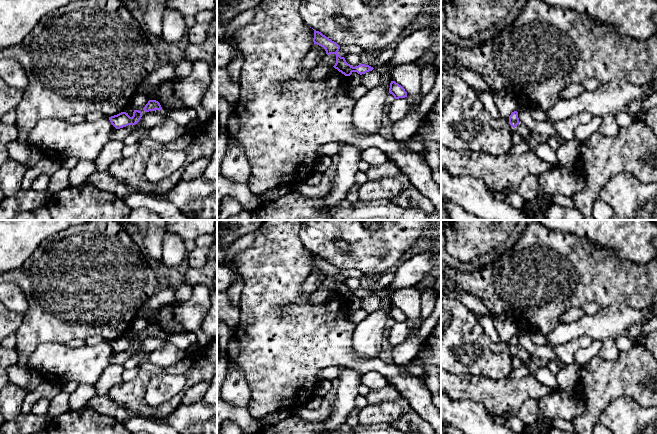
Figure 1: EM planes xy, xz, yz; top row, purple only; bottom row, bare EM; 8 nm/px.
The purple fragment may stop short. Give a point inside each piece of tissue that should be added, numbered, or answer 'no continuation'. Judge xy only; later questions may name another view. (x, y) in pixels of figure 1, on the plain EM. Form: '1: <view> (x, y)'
no continuation

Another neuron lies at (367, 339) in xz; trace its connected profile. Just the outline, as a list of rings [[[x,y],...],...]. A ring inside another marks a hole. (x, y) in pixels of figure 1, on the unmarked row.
[[[391,299],[385,300],[381,307],[368,313],[367,317],[356,325],[353,334],[354,352],[359,358],[379,356],[385,337],[385,323],[389,317]]]

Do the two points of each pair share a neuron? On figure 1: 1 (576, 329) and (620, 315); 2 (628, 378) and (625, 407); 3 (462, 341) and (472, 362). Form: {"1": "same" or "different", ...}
{"1": "same", "2": "different", "3": "same"}

